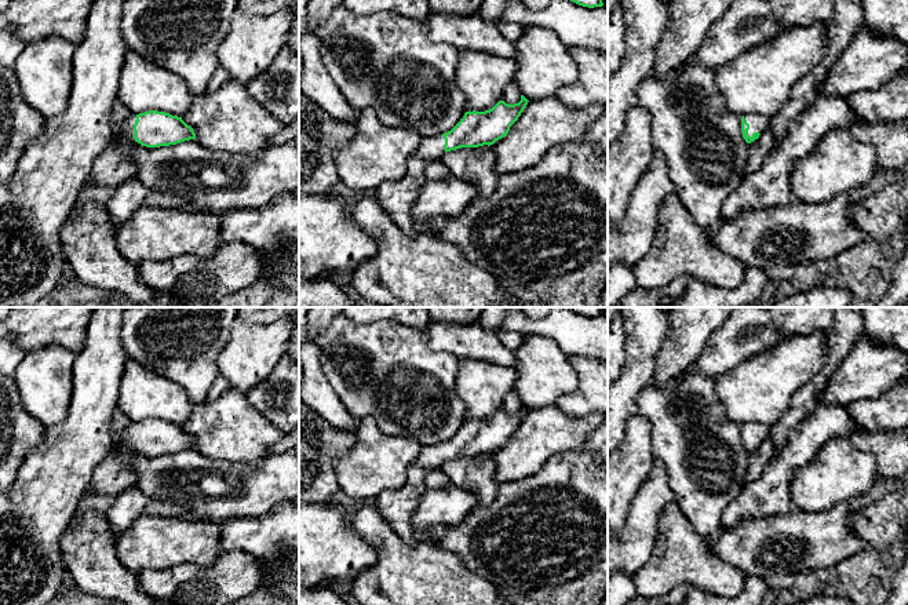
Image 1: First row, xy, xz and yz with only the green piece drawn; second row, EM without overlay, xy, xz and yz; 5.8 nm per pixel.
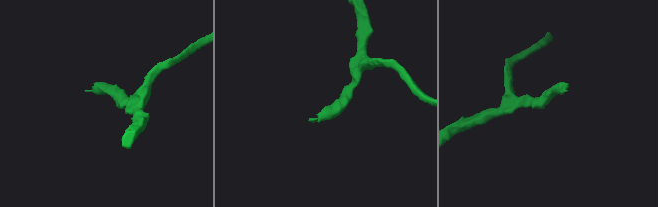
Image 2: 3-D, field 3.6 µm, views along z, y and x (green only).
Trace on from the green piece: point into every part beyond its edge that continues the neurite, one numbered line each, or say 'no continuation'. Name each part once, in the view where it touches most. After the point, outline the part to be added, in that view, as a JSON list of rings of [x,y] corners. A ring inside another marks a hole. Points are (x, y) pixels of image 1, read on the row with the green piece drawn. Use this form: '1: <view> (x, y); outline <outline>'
1: yz (758, 123); outline [[[747,113],[744,121],[750,124],[748,136],[754,132],[762,134],[770,124],[770,119],[758,113]]]

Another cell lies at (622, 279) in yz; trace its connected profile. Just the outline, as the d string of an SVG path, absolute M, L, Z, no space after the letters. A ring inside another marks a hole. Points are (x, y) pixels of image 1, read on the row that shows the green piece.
M615 263L608 267L608 307L615 307L626 295L637 288L635 267Z

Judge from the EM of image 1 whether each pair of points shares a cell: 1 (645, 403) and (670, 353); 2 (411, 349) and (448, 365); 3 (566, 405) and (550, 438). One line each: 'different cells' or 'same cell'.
1: different cells
2: same cell
3: different cells

